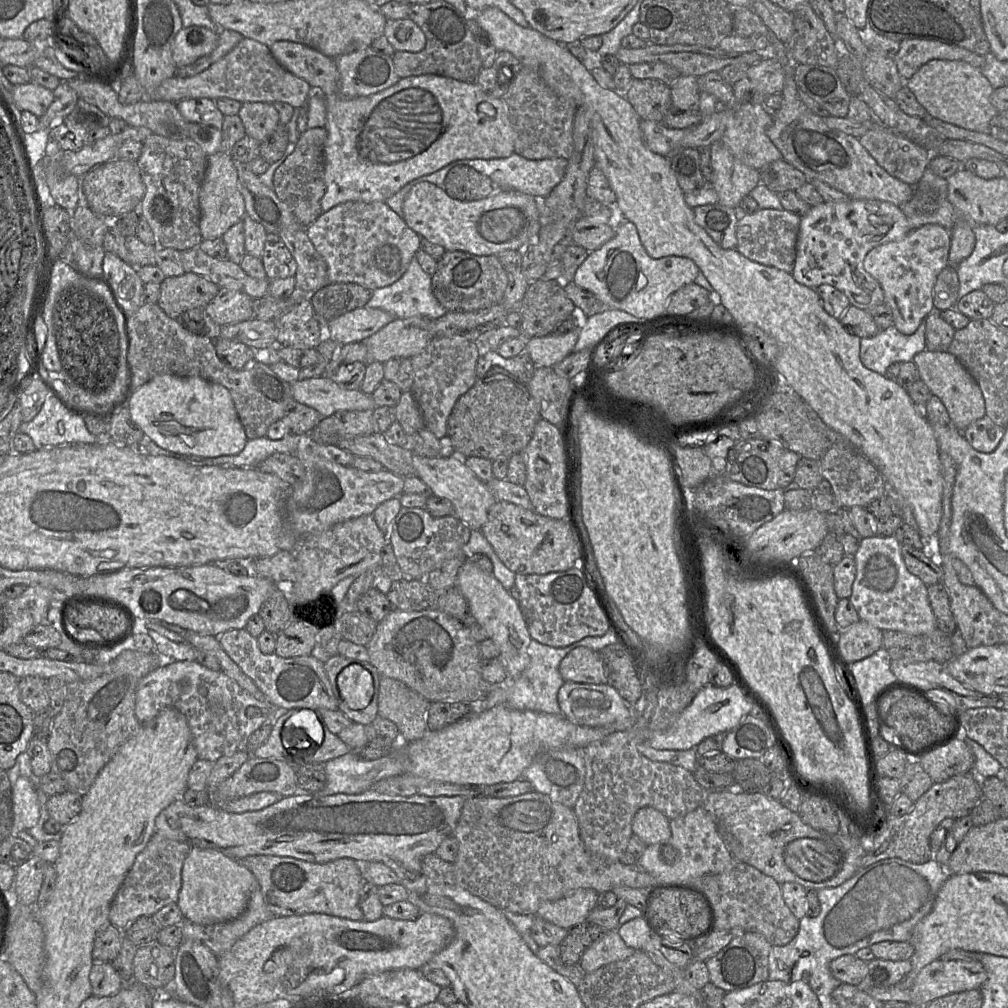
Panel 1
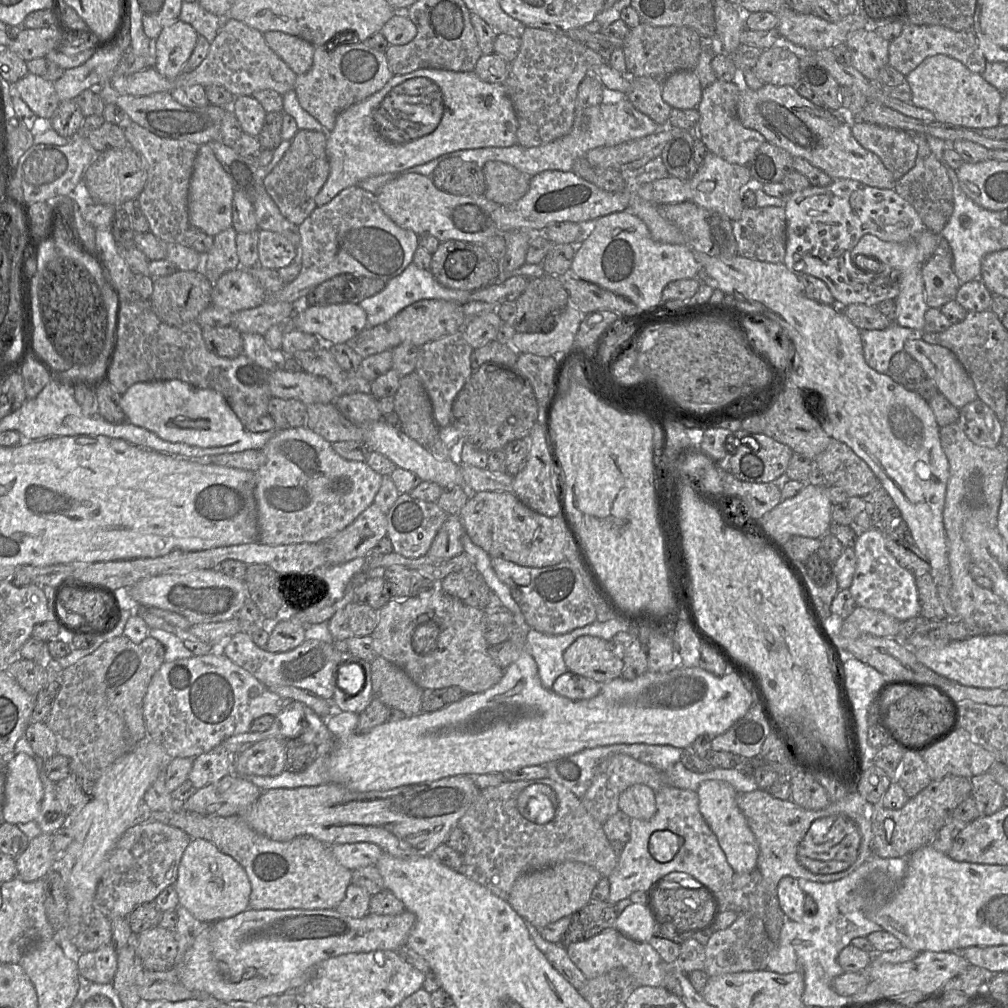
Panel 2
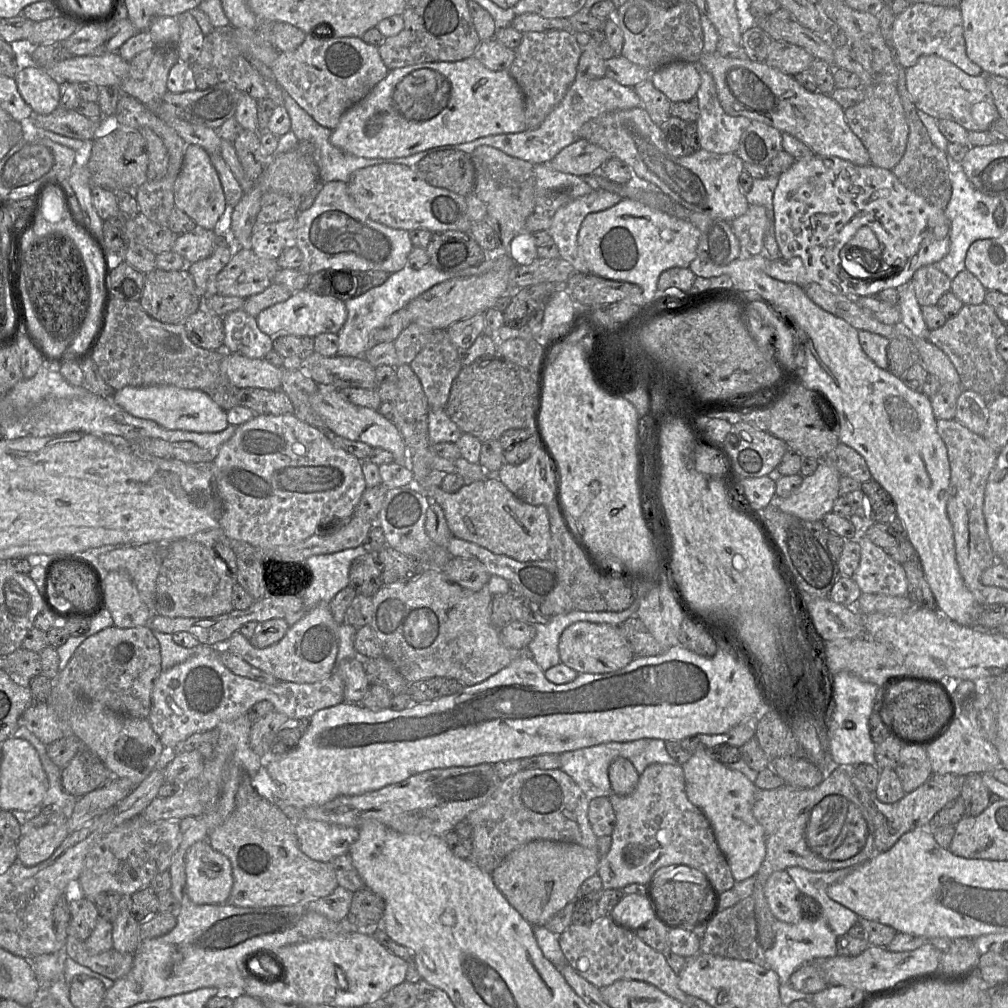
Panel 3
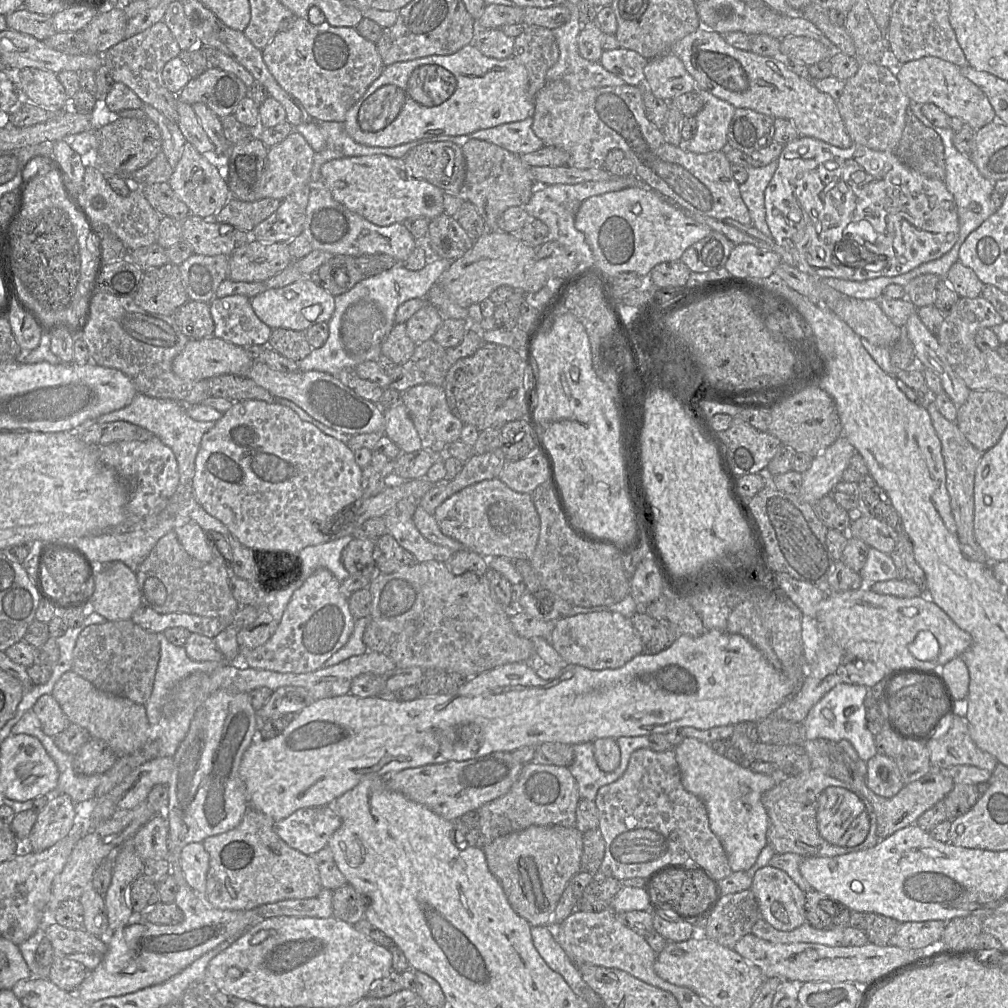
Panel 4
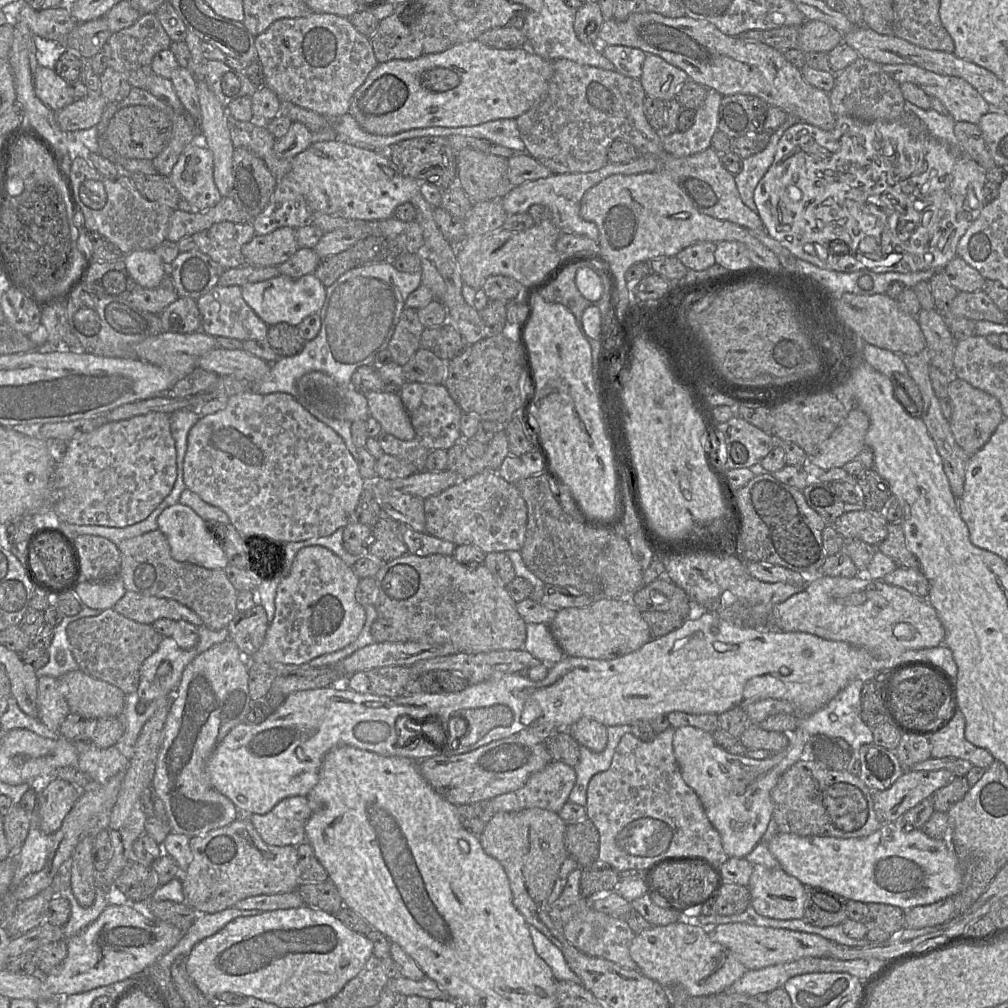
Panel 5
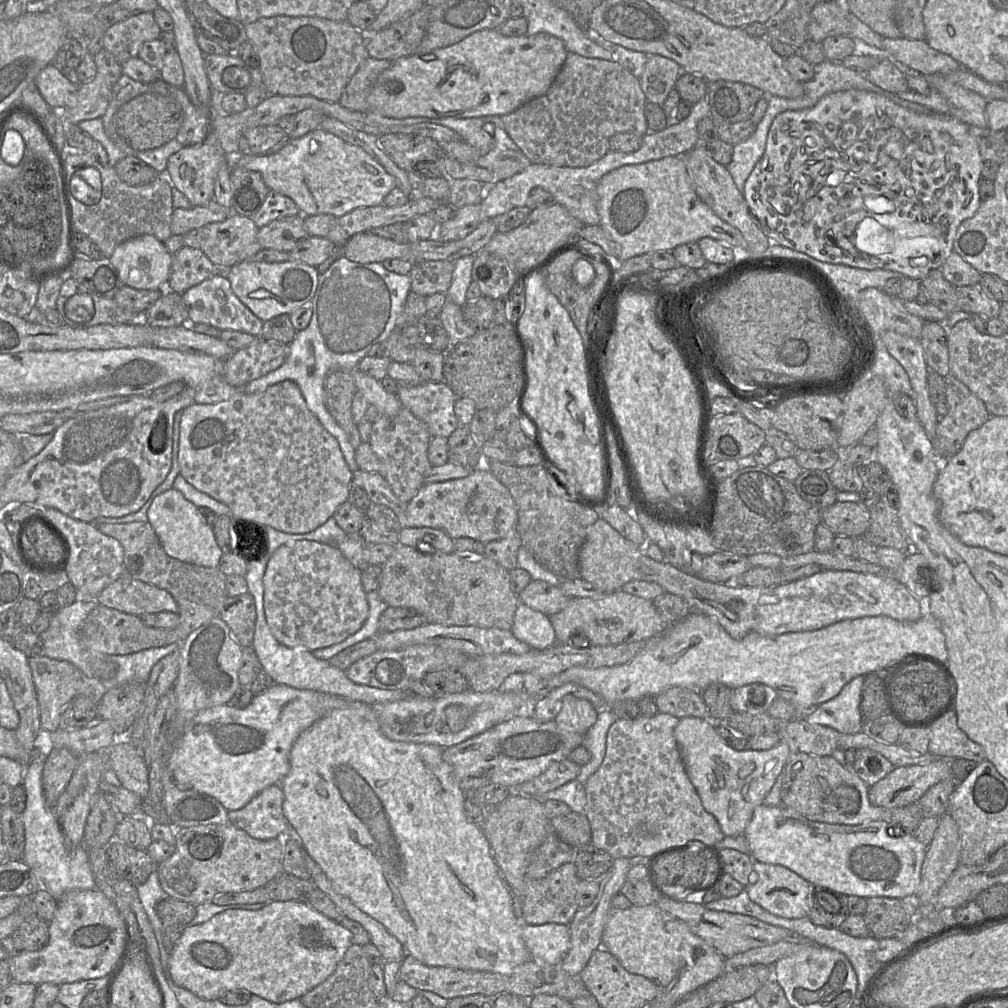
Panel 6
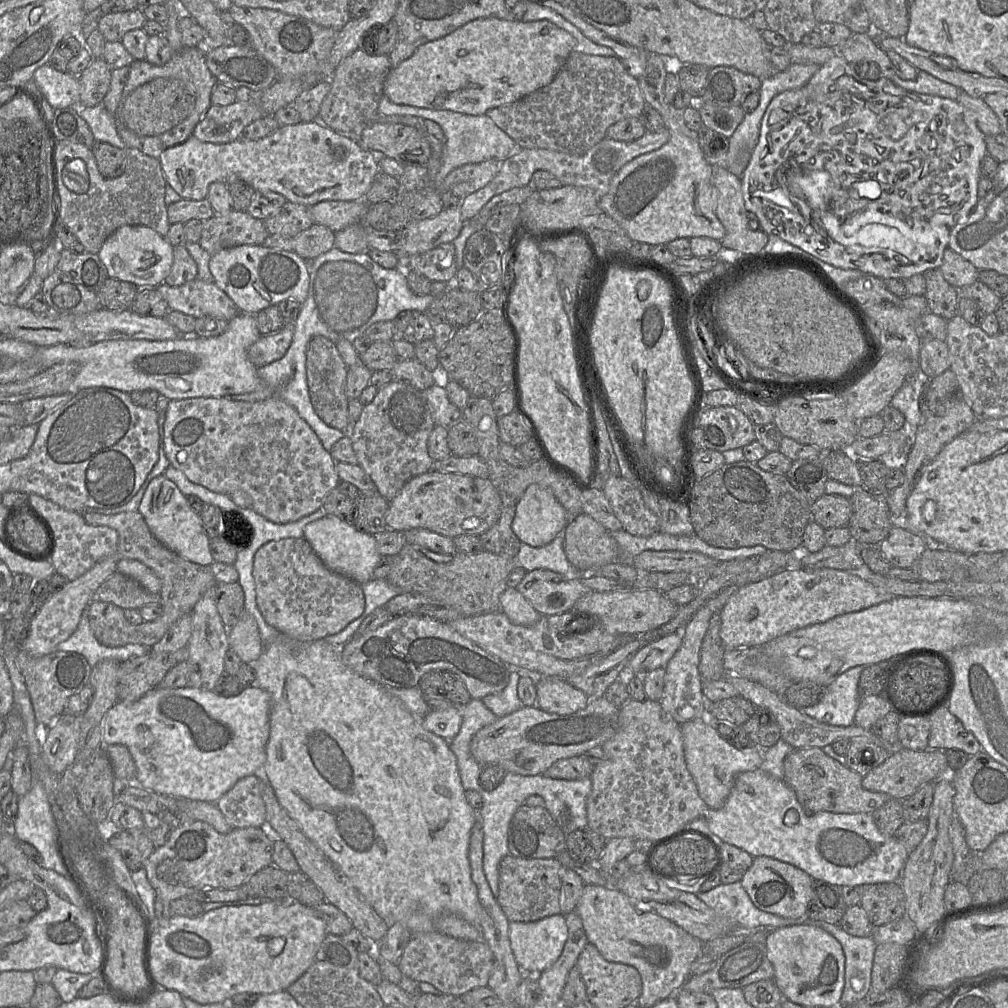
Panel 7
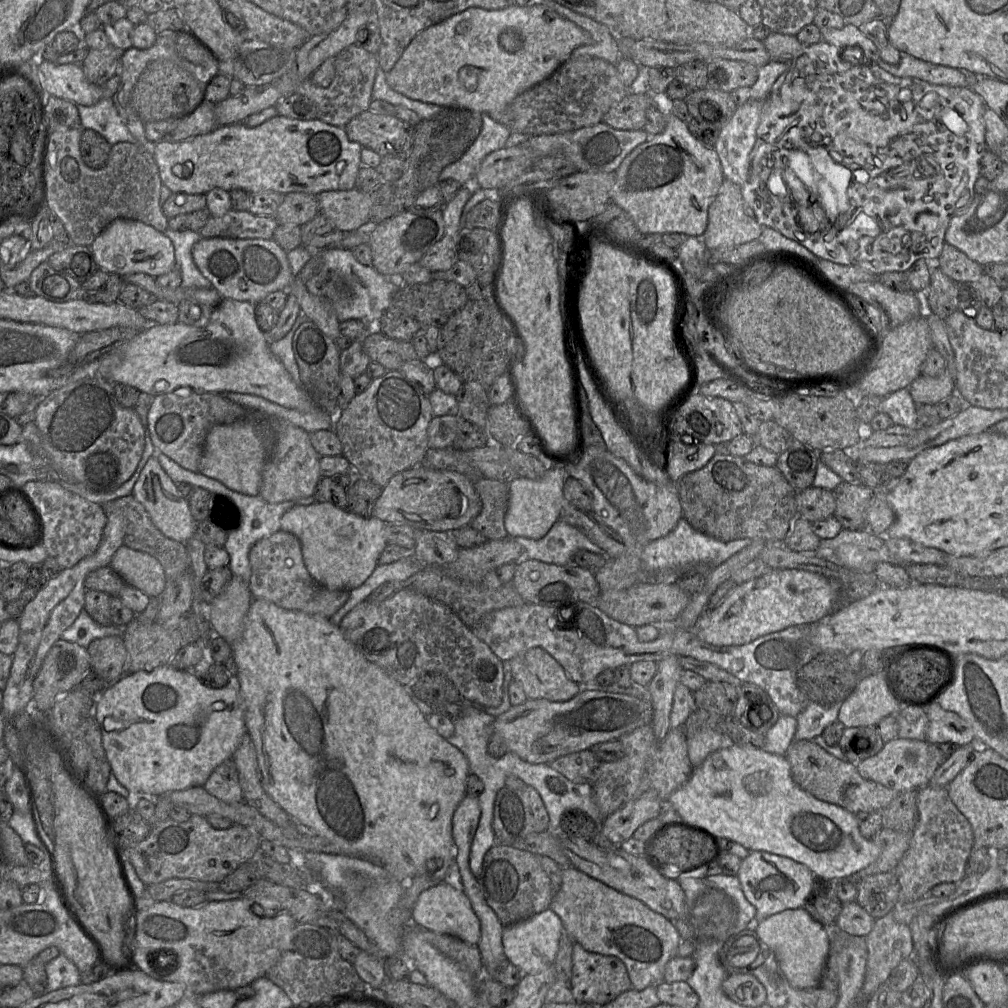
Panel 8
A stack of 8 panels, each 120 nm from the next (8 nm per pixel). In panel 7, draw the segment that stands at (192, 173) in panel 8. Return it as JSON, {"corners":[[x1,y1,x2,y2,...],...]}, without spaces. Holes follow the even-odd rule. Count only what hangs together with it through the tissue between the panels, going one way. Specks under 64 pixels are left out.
{"corners":[[319,120,281,125,274,133,258,140,239,138,229,143,211,143,191,136,182,144,166,148,159,156,159,162,166,182,184,199,207,198,209,187,213,182,243,180,255,191,273,191,283,195,287,201,308,207,327,200,363,200,374,177,380,171,378,157,374,153]]}

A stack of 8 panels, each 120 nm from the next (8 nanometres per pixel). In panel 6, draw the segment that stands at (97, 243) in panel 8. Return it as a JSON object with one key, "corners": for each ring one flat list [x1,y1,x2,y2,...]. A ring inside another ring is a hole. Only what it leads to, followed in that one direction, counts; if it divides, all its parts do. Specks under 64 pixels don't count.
{"corners":[[146,234,119,244,109,260,125,285,163,290,167,286,172,256,162,241]]}

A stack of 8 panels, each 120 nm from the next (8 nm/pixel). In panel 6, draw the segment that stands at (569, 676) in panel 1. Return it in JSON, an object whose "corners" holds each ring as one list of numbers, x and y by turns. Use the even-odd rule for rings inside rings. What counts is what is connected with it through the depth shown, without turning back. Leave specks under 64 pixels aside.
{"corners":[[621,590,605,598,573,598,559,613,550,616,557,643,568,644,576,634,584,634,591,646,607,646,637,642,664,633,668,625,662,621,653,601]]}

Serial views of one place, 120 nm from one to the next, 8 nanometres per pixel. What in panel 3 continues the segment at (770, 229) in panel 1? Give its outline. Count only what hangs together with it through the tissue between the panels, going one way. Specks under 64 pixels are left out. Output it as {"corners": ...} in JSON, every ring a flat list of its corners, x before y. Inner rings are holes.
{"corners":[[750,204,746,213,730,222,744,255,764,254,764,236,768,222,765,207]]}

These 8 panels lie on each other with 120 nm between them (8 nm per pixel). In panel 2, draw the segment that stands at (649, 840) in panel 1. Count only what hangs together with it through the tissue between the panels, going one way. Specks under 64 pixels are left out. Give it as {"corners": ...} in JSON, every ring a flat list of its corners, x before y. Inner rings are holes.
{"corners":[[635,784,619,796,619,810,630,818,648,820,656,812,655,791,644,784]]}

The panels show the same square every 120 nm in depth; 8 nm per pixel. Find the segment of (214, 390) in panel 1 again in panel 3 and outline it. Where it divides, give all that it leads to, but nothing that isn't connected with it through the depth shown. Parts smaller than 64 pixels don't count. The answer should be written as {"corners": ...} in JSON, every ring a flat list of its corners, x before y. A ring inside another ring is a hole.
{"corners":[[171,385,150,387,126,386,113,395,115,403,127,413,156,422,168,430,191,432,221,432,229,425,227,411,223,410,206,393,182,389]]}

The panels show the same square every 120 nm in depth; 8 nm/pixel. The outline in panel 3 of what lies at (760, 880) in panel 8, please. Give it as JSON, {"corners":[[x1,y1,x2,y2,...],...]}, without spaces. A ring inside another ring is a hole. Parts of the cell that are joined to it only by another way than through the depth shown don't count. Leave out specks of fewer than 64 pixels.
{"corners":[[776,871,767,879,764,894,776,920,796,924,804,918,802,911,803,894,785,871]]}

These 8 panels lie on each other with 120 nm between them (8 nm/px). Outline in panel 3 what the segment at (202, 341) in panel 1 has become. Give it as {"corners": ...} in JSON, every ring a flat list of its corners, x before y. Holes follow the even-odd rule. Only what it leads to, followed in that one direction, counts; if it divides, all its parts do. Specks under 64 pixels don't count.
{"corners":[[110,295,106,301,101,331,89,352,101,376,114,391,119,391,126,386,150,387,157,385,200,390,223,410,228,411,241,404,239,388,231,384,220,368,225,354,224,351,206,350,195,345,187,336,183,323,163,323,151,317,142,308,140,301,122,300]]}

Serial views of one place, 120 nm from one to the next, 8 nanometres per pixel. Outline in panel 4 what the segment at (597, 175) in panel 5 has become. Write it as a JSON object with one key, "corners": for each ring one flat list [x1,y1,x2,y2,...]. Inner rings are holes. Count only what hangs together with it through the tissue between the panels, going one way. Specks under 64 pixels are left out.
{"corners":[[635,175,621,177,611,181,583,182,578,184,553,184,538,185,527,204,523,207,530,218,541,220,547,225,548,240,560,243,566,250,573,253,578,261,578,271,594,271,594,257,589,245,585,241,584,234,575,228,576,214,581,204,589,197,614,192,631,186,640,181]]}

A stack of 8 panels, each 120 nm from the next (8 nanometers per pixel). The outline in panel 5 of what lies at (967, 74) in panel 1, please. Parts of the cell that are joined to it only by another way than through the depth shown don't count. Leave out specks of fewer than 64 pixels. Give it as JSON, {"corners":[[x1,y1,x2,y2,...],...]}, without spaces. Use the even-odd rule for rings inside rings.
{"corners":[[882,64,881,67,884,72,898,83,913,83,920,87,929,97,938,98,949,111,950,117,954,121,978,124,981,117,992,110,981,94,962,78,936,74,909,64]]}

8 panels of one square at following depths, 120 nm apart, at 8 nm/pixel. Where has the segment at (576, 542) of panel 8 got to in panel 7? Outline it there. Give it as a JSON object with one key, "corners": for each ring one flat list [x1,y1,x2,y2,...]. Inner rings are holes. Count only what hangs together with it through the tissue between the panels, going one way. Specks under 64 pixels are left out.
{"corners":[[565,531,559,533,551,543,545,546,532,547,521,543,516,565,522,566,528,572,535,569,546,569,570,580,582,579,586,573,577,569,568,560,564,541]]}

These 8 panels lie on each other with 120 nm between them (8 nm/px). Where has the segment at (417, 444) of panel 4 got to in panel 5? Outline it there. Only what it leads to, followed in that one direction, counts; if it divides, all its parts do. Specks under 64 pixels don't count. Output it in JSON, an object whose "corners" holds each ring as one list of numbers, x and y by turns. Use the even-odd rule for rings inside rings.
{"corners":[[384,391,363,394,367,398,370,415,380,423,382,431,403,441,416,437,410,417,398,394]]}

